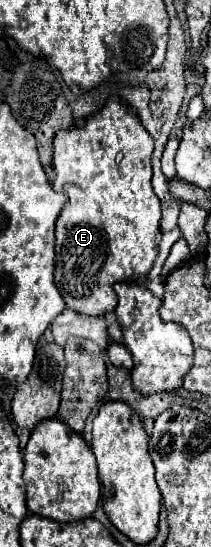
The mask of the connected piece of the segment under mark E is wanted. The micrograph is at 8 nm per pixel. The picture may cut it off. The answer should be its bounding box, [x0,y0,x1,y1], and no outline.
[52,97,160,317]

